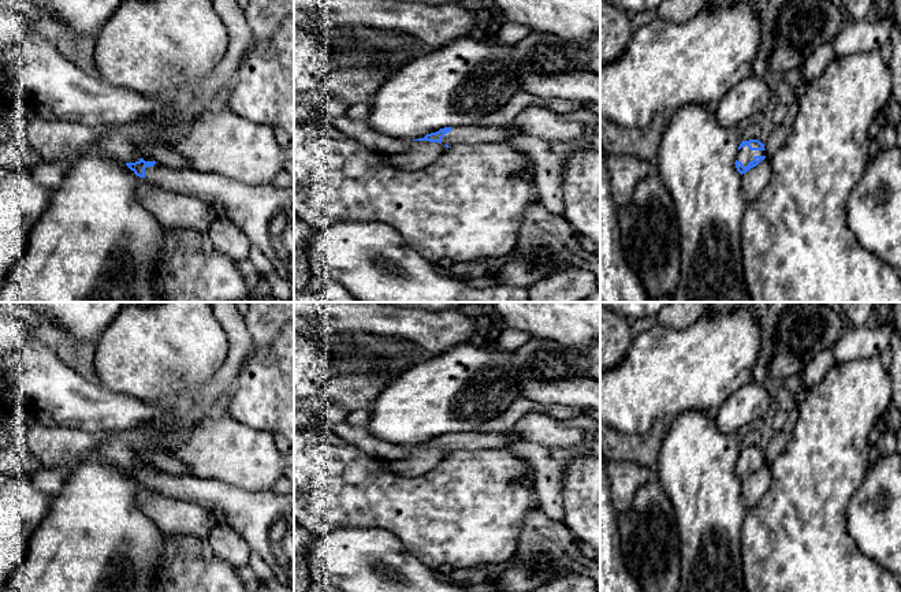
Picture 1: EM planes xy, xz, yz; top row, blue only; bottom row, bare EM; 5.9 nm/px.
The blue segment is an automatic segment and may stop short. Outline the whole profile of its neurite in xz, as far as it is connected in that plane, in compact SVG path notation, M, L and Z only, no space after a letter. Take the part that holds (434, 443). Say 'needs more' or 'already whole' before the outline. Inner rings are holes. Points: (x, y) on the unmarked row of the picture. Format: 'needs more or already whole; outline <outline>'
needs more; outline M480 429L461 433L444 433L413 447L439 448L450 454L458 450L496 450L509 447L517 442L518 436L513 429L502 432L483 432Z

